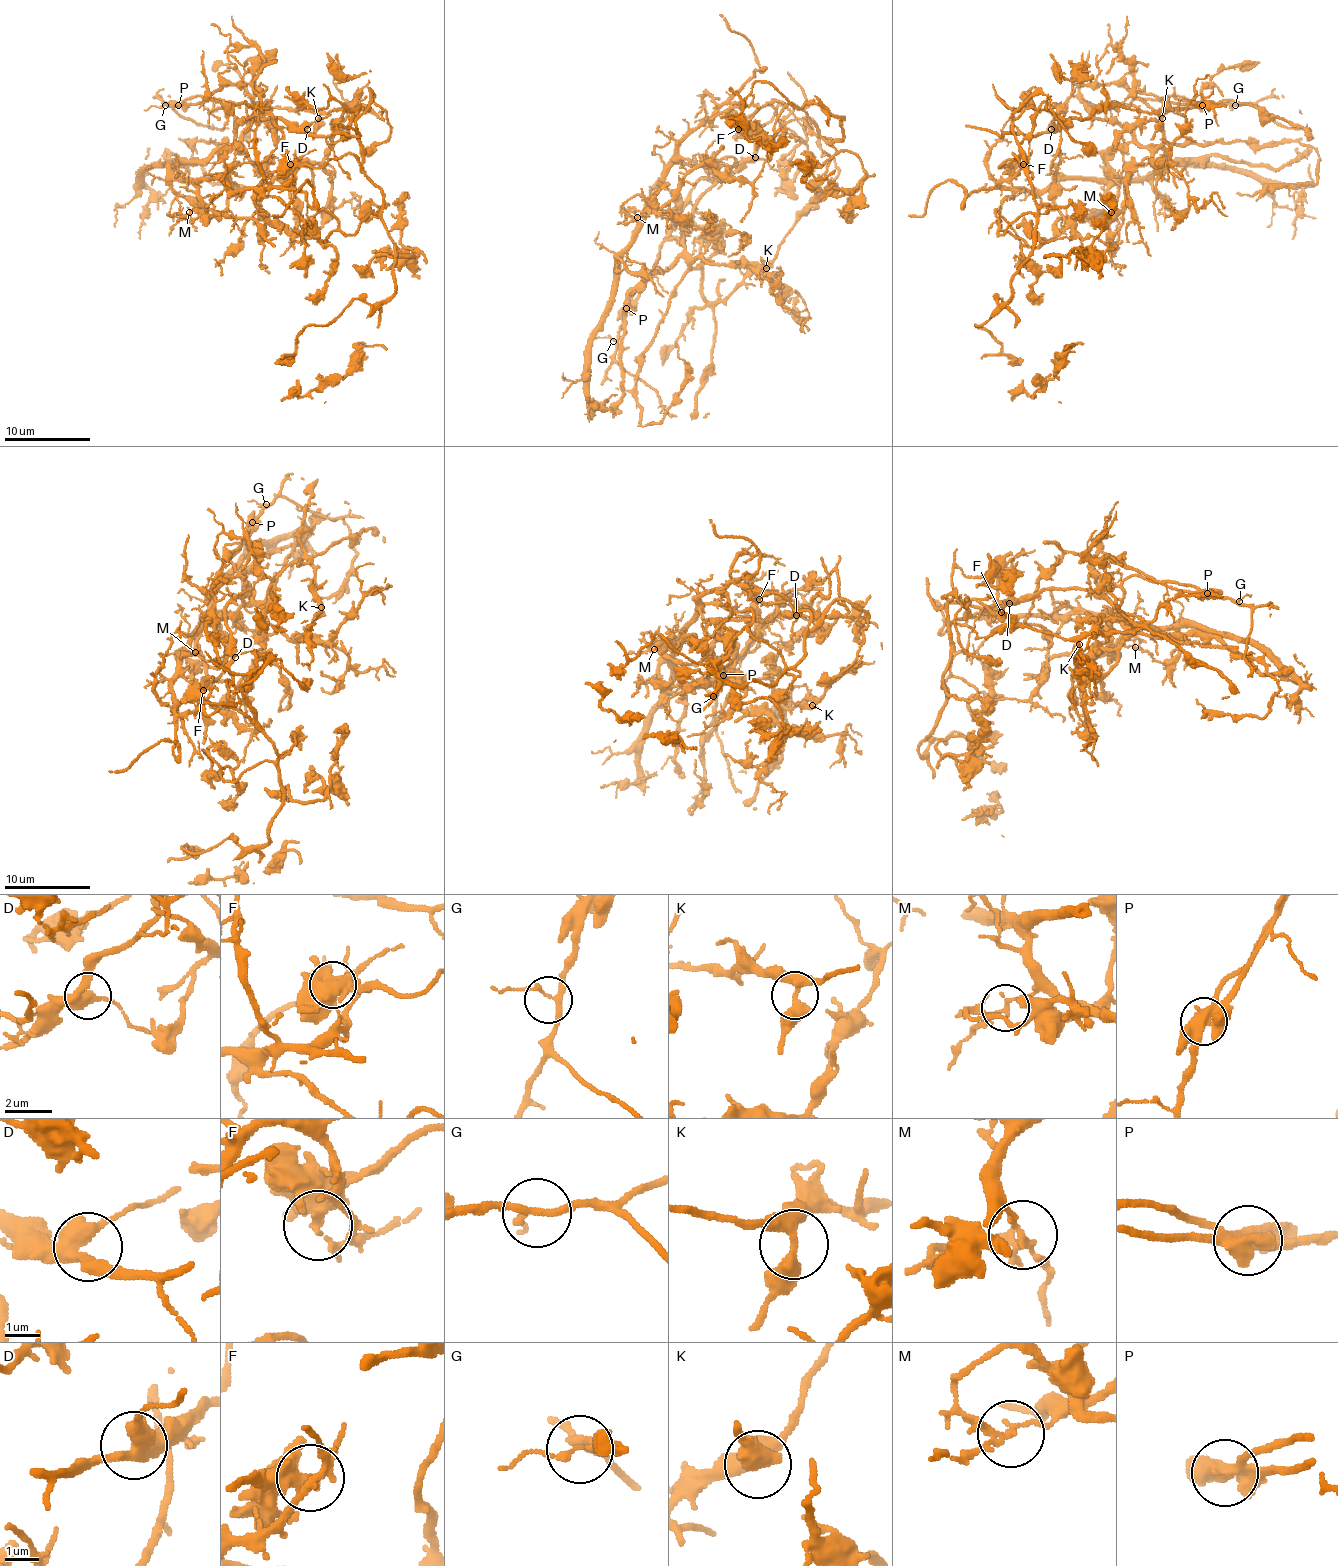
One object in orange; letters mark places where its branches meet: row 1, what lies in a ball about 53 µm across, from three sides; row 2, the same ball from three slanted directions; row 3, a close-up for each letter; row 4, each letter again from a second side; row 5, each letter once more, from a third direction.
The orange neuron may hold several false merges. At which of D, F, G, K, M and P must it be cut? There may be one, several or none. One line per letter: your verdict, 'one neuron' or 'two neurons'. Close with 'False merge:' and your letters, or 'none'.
D: one neuron
F: two neurons
G: one neuron
K: one neuron
M: two neurons
P: two neurons
False merge: F, M, P

